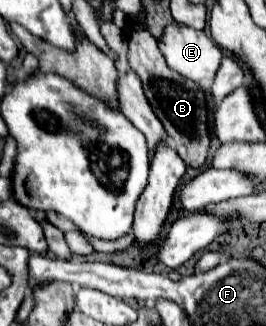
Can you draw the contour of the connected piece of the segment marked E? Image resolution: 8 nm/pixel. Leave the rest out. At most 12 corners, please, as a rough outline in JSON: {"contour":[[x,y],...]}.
{"contour":[[183,23],[165,27],[159,51],[195,83],[211,83],[221,49]]}

